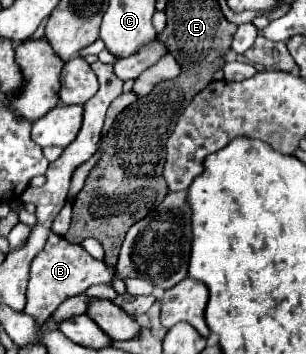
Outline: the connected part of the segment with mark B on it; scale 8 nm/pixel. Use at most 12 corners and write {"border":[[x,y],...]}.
{"border":[[51,231],[31,261],[25,313],[43,323],[115,267]]}

